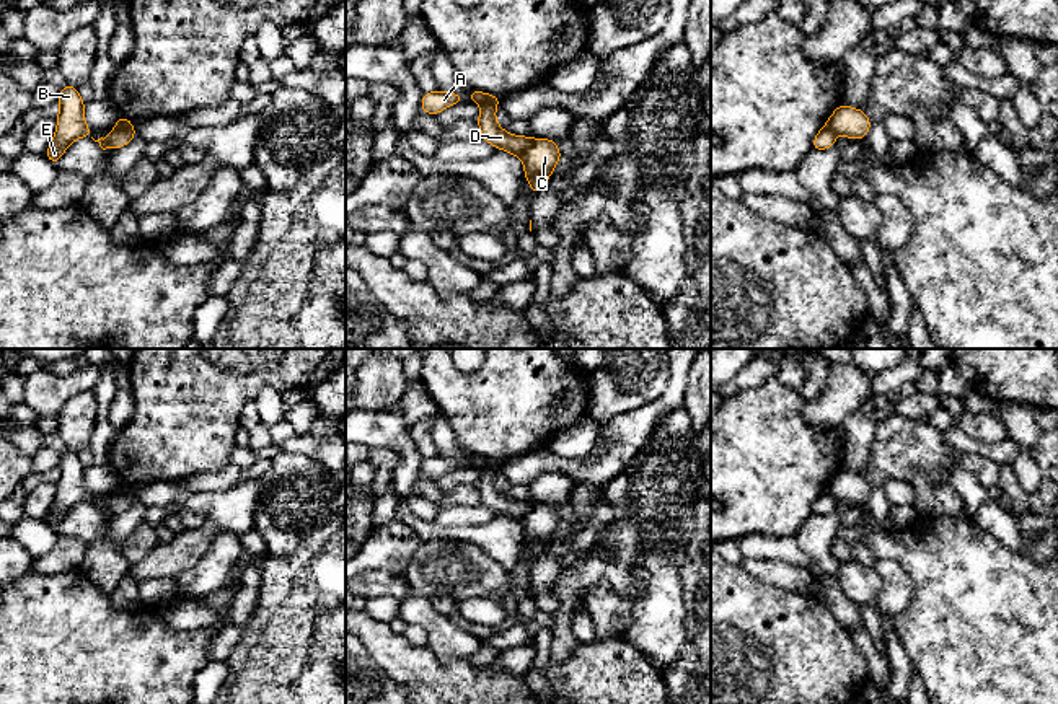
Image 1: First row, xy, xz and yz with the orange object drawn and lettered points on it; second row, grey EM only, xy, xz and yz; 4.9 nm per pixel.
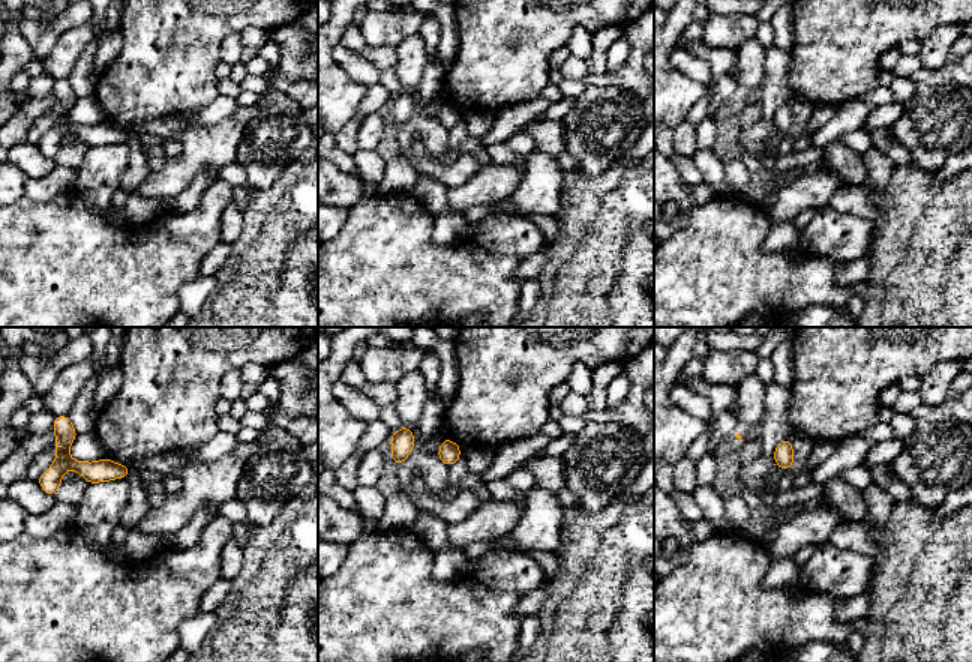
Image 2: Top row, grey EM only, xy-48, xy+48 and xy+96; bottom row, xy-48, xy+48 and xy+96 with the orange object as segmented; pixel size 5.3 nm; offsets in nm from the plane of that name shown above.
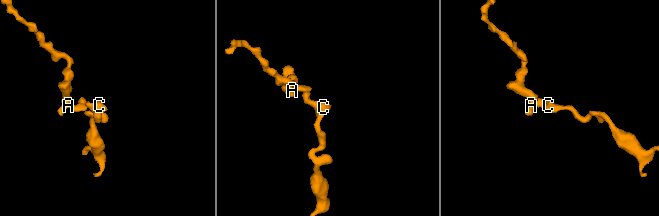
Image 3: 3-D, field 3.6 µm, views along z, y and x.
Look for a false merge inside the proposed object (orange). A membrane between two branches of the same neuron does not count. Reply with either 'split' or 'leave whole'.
split

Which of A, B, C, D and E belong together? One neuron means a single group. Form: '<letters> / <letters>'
A B E / C D

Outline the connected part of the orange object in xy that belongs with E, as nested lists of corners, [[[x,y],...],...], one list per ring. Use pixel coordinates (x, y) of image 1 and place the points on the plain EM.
[[[67,448],[60,455],[59,463],[60,476],[57,482],[57,494],[54,504],[46,517],[46,523],[49,523],[54,530],[60,525],[68,510],[80,502],[91,502],[91,494],[85,489],[85,466],[77,456],[77,451]]]

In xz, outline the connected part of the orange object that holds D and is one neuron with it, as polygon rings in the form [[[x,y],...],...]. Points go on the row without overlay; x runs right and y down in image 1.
[[[481,469],[481,481],[476,484],[481,504],[522,525],[525,544],[530,548],[533,561],[536,561],[553,539],[562,518],[551,504],[507,499],[496,486],[496,473],[497,469]]]

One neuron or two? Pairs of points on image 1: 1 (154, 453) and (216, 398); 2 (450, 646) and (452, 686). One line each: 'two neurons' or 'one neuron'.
1: one neuron
2: two neurons

